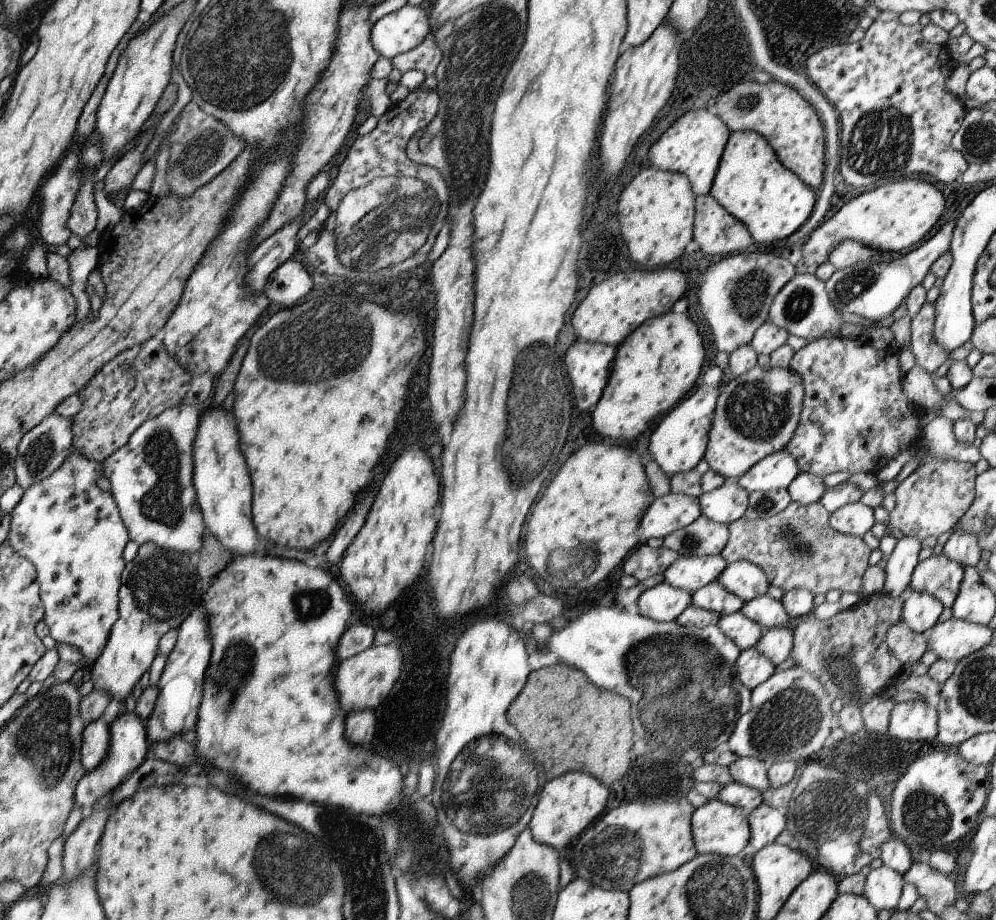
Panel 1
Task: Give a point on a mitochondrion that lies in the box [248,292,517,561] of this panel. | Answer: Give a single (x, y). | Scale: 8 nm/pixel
(316, 350)

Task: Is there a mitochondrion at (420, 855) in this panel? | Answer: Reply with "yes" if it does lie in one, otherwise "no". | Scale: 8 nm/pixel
no

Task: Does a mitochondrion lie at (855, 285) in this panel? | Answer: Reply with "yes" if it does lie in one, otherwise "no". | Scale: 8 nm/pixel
yes

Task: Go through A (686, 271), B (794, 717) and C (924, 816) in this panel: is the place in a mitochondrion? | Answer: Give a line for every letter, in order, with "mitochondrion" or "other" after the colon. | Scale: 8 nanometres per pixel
A: other
B: mitochondrion
C: mitochondrion

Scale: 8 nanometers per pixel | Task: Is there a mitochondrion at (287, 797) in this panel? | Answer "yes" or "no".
no

